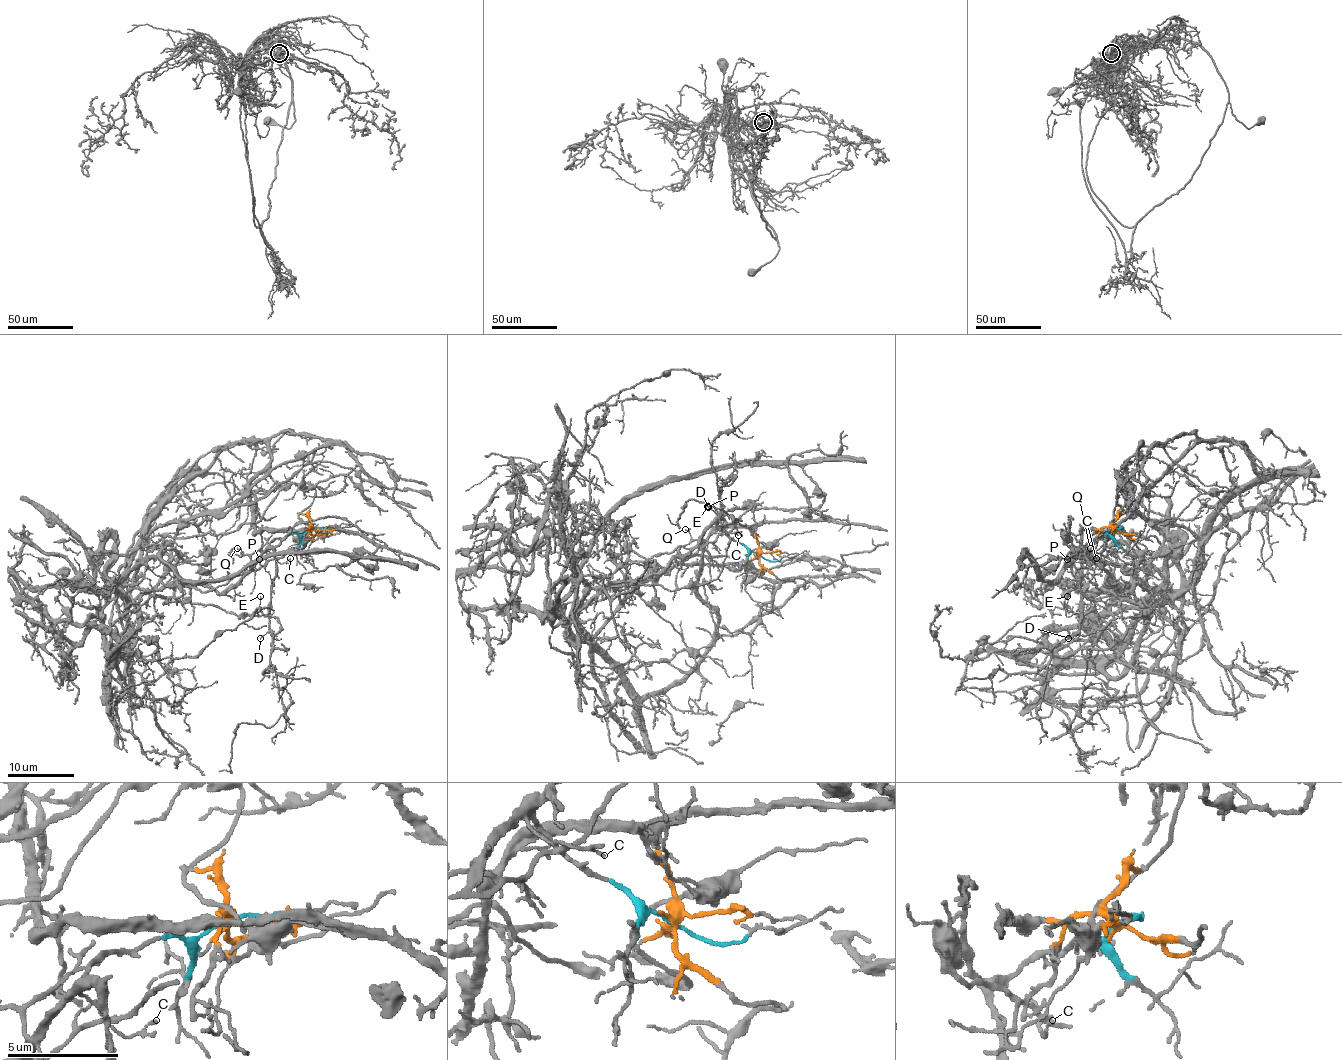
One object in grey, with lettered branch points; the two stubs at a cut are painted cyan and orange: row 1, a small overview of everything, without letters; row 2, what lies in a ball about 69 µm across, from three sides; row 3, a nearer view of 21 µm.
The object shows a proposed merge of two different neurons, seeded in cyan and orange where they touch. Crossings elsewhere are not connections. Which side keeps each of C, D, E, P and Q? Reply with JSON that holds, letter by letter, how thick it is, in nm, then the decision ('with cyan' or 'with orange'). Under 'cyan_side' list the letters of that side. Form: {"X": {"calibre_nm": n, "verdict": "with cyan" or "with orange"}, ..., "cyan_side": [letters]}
{"C": {"calibre_nm": 70, "verdict": "with cyan"}, "D": {"calibre_nm": 130, "verdict": "with cyan"}, "E": {"calibre_nm": 100, "verdict": "with cyan"}, "P": {"calibre_nm": 100, "verdict": "with cyan"}, "Q": {"calibre_nm": 100, "verdict": "with cyan"}, "cyan_side": ["C", "D", "E", "P", "Q"]}

